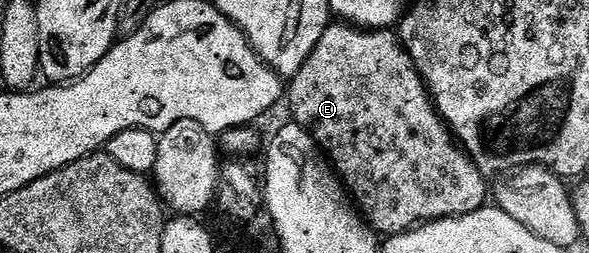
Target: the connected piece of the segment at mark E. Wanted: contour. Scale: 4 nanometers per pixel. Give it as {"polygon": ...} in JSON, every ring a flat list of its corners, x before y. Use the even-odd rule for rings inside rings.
{"polygon":[[331,24,321,36,317,48,305,60,305,64,295,77,290,79,285,90,285,102,291,105,291,114,294,125,307,131,316,146,323,151,328,162,331,163,336,174,339,175,348,195,353,199,354,205,363,215,368,226,379,236,394,236,405,234,414,230,420,224,426,224,441,218,460,218,462,214,472,214,484,209,489,202,489,182,484,174,477,168,477,164,463,150,463,147,455,141,452,133,447,128,438,110,435,109,431,95,427,93,427,86,423,83,423,77,419,69,413,64,413,60,407,55,407,50,399,40,398,33,390,29,373,30,352,26,350,24]]}

